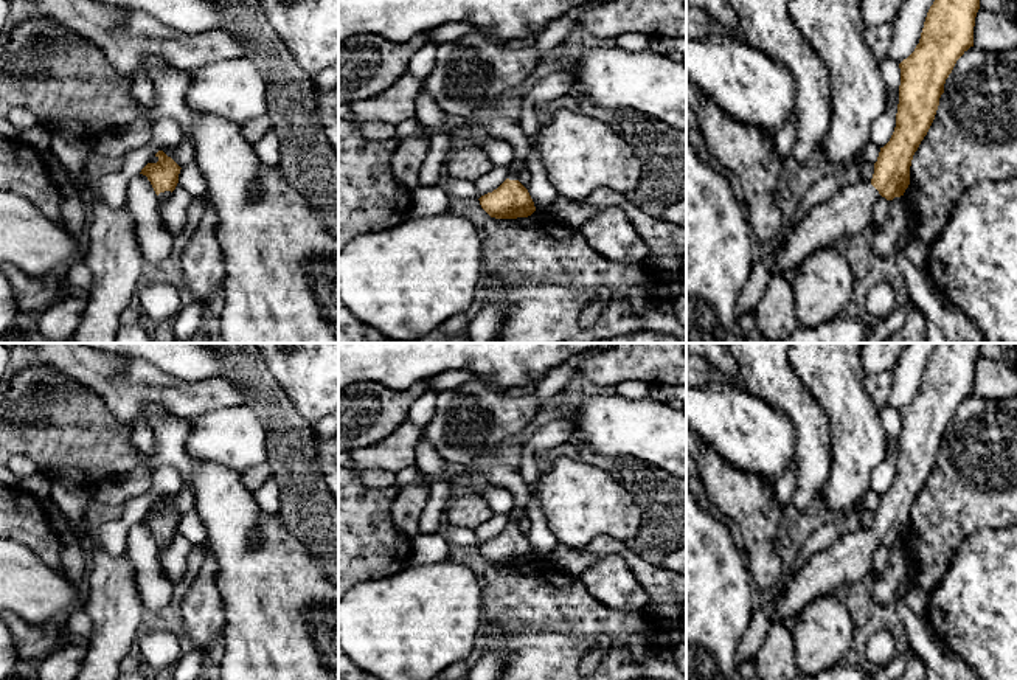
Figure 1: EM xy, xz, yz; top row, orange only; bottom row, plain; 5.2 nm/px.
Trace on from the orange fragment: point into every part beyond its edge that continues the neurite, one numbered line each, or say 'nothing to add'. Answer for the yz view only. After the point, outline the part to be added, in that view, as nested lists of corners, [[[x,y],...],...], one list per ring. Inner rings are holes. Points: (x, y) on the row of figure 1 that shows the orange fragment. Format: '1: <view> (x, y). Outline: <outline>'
1: yz (846, 213). Outline: [[[860,180],[815,205],[783,242],[773,242],[773,273],[798,269],[817,250],[873,227],[873,210],[879,197],[871,182]]]

